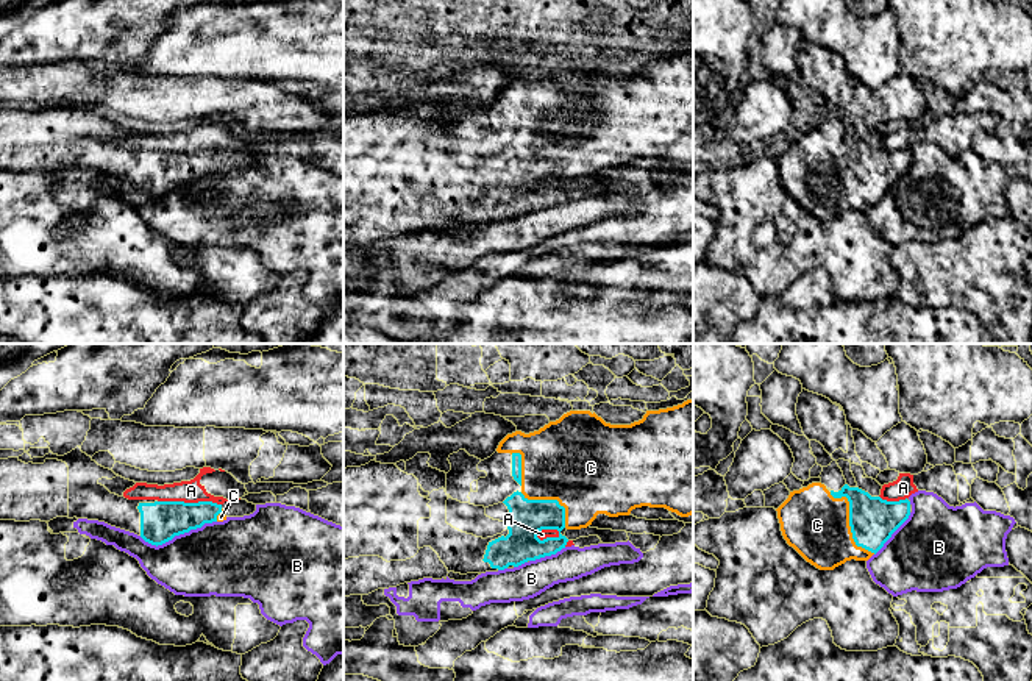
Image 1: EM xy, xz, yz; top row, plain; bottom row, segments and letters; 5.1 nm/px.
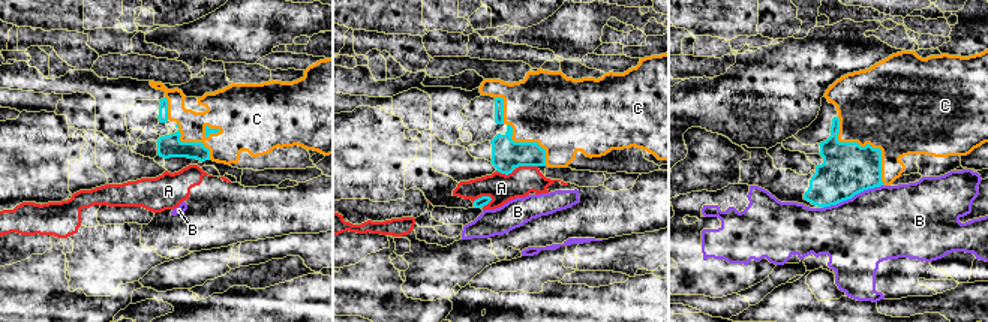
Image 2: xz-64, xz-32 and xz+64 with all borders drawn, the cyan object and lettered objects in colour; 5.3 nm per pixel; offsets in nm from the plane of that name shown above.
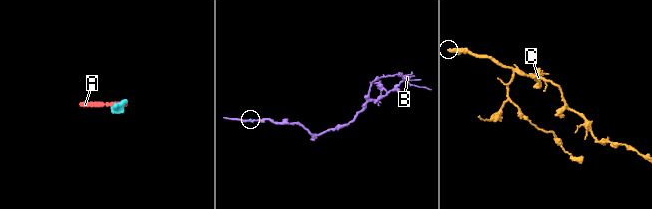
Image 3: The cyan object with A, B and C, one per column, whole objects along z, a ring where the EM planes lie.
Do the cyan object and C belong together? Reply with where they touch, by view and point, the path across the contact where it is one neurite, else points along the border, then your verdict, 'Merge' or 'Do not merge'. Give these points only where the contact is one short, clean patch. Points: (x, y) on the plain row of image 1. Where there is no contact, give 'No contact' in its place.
Touches cyan at yz (850, 172). Merge

